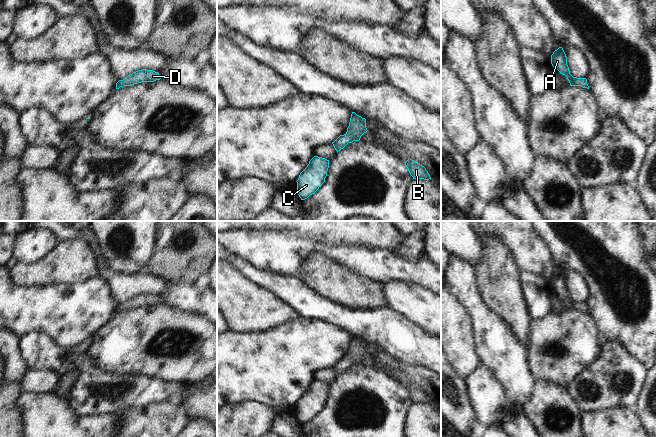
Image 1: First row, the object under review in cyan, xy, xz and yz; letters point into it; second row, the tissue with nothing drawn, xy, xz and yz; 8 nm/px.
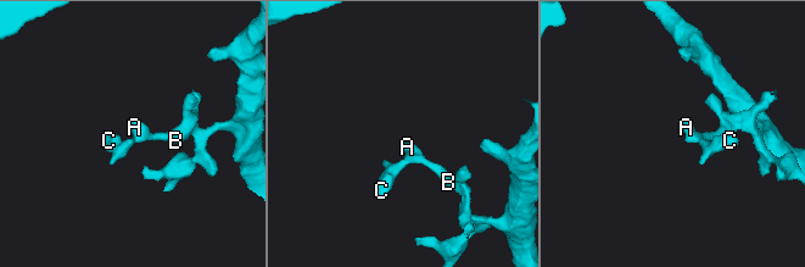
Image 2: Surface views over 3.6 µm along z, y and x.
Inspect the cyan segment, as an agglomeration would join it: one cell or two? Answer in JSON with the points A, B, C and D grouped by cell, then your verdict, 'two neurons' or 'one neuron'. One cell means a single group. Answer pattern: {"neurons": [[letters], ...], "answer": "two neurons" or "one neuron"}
{"neurons": [["A", "B", "C", "D"]], "answer": "one neuron"}

